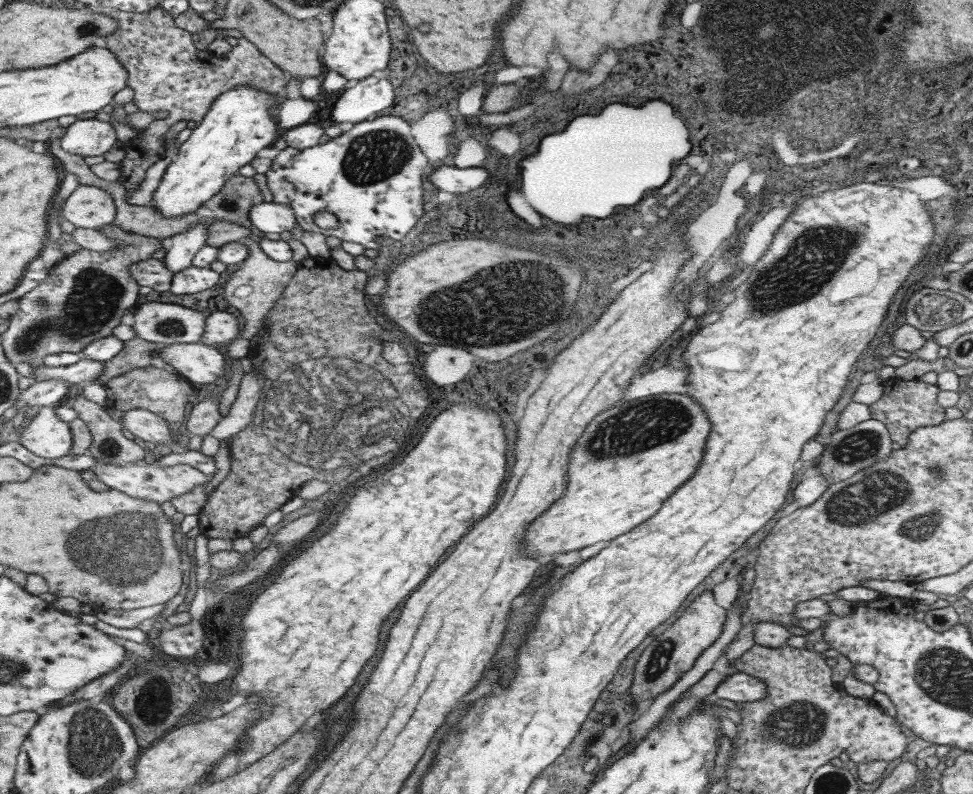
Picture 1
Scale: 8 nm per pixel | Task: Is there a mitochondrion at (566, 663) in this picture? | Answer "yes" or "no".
no

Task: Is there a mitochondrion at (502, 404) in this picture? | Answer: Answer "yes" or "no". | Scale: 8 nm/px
no

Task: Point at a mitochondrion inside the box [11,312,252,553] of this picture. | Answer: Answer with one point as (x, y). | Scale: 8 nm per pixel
(170, 326)

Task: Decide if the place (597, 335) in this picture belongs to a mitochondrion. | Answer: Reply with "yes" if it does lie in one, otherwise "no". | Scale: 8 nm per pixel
no

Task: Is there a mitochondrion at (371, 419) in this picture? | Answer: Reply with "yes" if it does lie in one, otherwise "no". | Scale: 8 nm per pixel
yes

